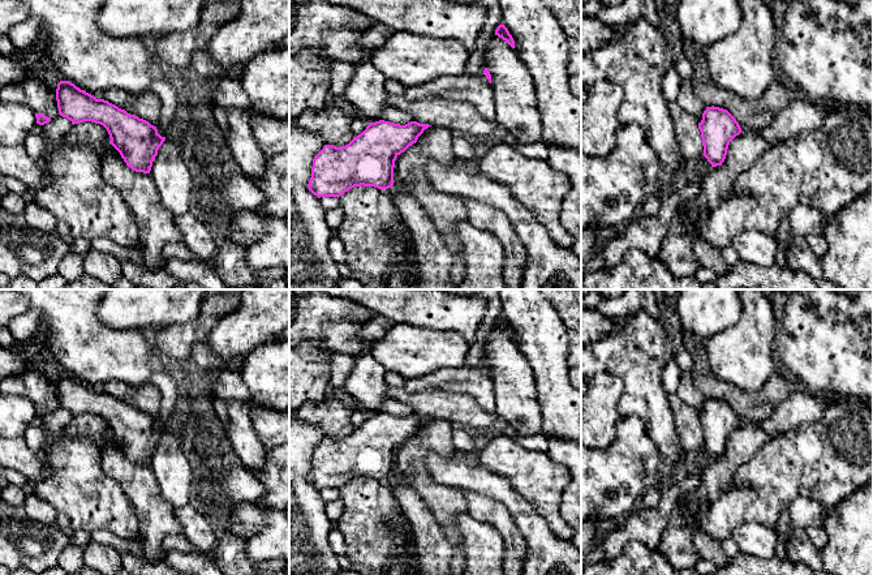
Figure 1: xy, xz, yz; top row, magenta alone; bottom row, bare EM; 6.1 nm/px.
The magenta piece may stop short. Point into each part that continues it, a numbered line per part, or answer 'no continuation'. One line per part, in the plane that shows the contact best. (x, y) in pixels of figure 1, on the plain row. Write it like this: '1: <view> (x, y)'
no continuation

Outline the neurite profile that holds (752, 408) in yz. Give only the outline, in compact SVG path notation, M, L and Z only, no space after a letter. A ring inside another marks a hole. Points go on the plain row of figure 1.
M693 370L689 373L693 385L705 399L714 398L727 402L739 415L741 422L747 424L757 424L769 419L775 408L800 387L775 373L760 391L749 394L713 374L706 376Z

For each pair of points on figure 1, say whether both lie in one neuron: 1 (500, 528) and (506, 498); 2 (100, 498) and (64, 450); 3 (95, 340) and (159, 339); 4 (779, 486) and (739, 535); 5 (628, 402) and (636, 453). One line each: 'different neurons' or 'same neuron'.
1: different neurons
2: same neuron
3: different neurons
4: different neurons
5: different neurons

